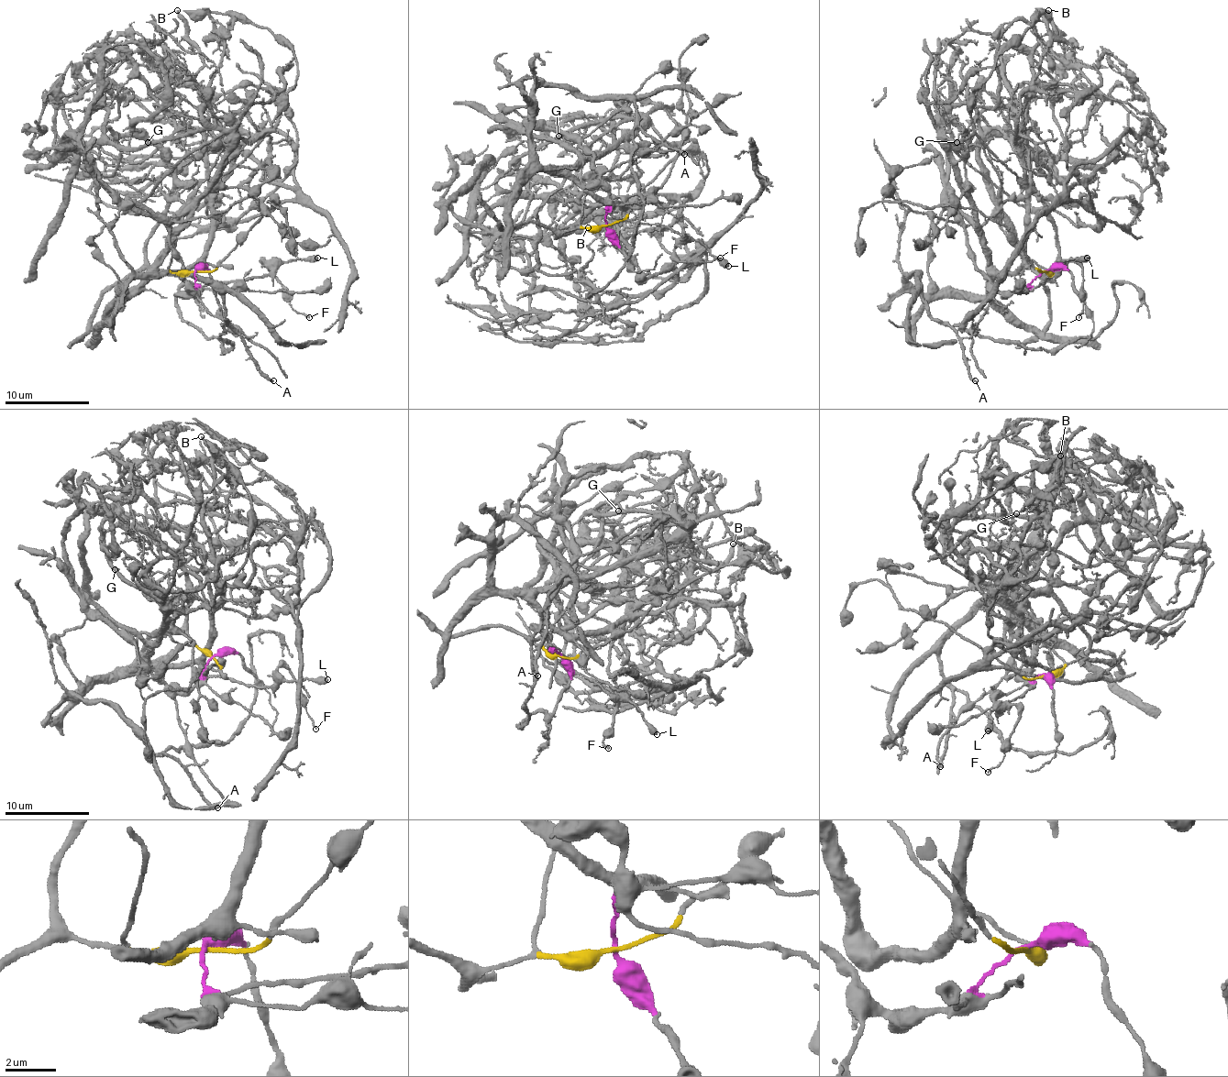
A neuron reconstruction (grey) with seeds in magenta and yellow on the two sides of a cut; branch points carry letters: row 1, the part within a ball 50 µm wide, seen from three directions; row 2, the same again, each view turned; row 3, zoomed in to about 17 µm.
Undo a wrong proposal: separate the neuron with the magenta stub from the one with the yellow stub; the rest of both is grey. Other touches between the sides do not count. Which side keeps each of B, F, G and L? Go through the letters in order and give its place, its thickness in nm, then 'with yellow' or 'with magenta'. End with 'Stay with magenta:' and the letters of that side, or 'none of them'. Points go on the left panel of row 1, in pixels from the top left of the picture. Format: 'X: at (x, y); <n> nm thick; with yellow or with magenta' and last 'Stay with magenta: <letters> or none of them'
B: at (177, 10); 220 nm thick; with yellow
F: at (309, 317); 100 nm thick; with magenta
G: at (148, 142); 280 nm thick; with yellow
L: at (317, 258); 550 nm thick; with magenta
Stay with magenta: F, L

